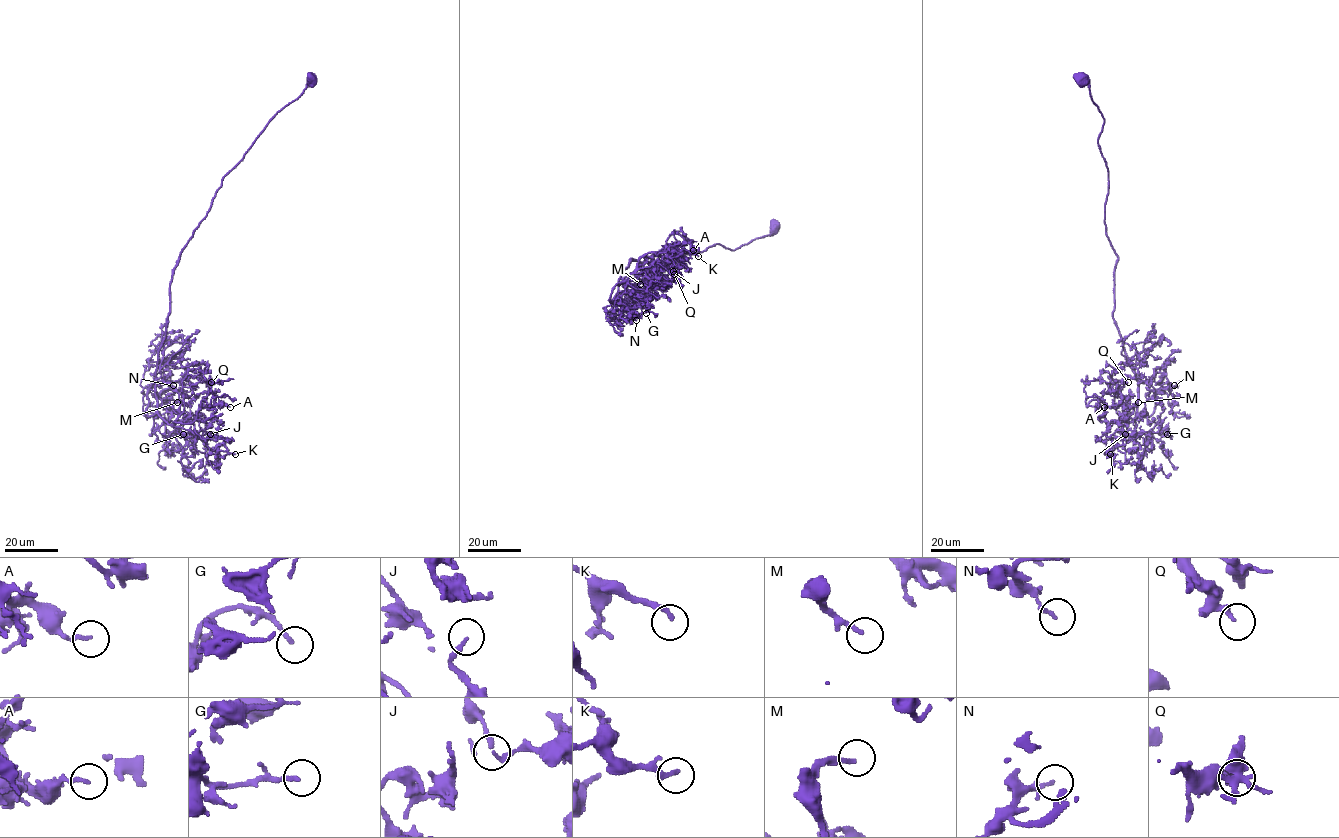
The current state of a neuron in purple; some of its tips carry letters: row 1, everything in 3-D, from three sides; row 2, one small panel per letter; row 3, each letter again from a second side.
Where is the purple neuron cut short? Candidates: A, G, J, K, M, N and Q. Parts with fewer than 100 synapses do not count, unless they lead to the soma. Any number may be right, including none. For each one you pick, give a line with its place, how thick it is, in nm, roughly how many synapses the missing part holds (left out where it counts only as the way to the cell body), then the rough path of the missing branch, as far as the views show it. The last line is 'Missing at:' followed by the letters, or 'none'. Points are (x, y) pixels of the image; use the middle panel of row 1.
M: at (640, 284); 130 nm thick; about 110 synapses; missing branch runs (640, 284), (652, 284), (658, 288), (657, 292)
Missing at: M

